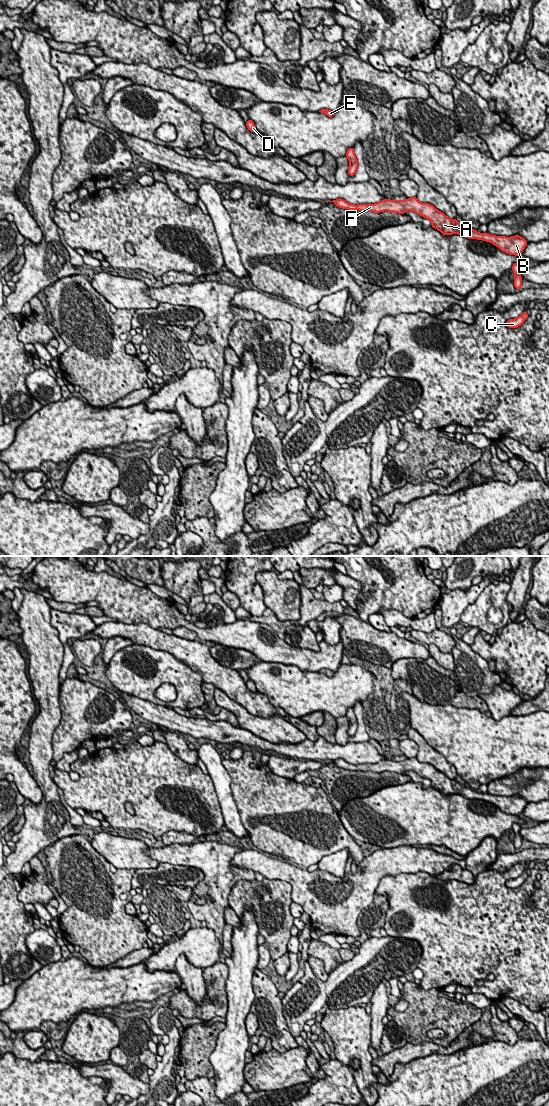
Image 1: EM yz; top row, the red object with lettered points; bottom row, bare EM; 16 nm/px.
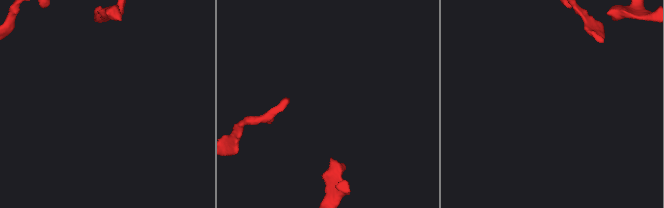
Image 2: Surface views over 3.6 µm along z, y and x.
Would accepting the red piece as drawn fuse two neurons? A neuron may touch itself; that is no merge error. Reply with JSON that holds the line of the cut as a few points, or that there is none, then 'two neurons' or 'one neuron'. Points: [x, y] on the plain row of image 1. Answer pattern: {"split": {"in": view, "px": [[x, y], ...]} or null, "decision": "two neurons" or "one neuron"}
{"split": null, "decision": "one neuron"}

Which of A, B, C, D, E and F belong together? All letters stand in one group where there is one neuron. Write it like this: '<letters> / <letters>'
A B C D E F

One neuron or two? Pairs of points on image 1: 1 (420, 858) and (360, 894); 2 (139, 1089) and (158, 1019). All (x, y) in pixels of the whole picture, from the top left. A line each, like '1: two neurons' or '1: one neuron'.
1: one neuron
2: two neurons

